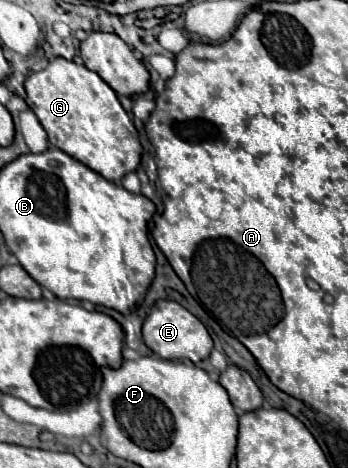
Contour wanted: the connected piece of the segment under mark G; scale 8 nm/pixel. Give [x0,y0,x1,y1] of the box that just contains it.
[25,58,141,182]

